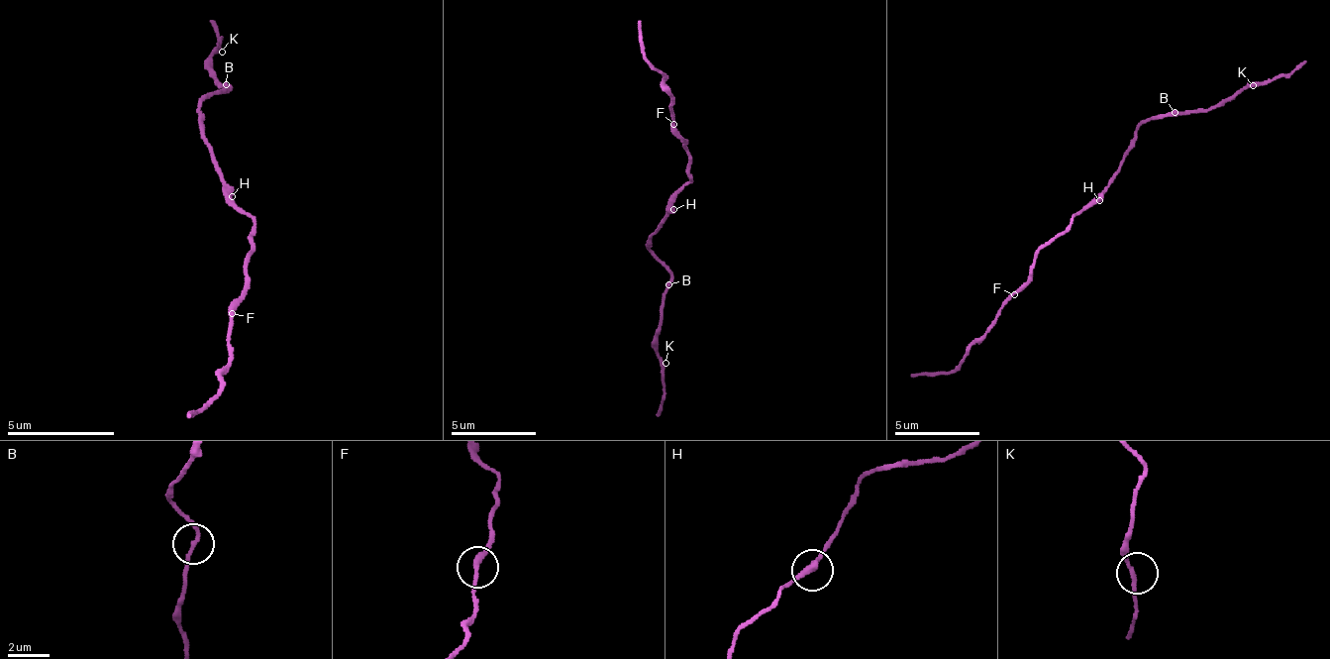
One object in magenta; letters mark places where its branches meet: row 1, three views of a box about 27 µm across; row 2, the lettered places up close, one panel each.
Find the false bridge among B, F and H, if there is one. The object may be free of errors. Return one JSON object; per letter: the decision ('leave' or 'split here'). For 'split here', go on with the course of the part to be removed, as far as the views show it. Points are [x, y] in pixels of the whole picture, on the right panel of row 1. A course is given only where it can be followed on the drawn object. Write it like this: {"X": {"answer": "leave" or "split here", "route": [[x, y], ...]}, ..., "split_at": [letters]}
{"B": {"answer": "leave"}, "F": {"answer": "leave"}, "H": {"answer": "leave"}, "split_at": []}

